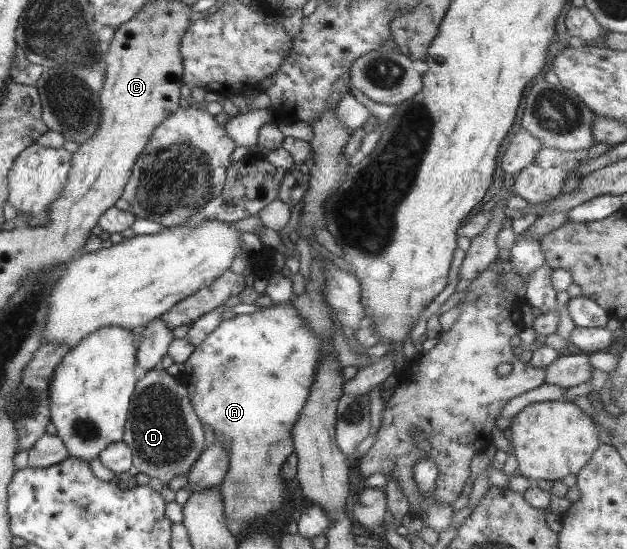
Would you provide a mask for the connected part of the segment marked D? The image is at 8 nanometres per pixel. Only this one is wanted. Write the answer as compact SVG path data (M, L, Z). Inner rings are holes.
M159 366L138 380L131 405L122 441L132 450L134 467L150 479L161 479L165 485L173 477L187 474L207 446L204 424L193 408L186 386Z

